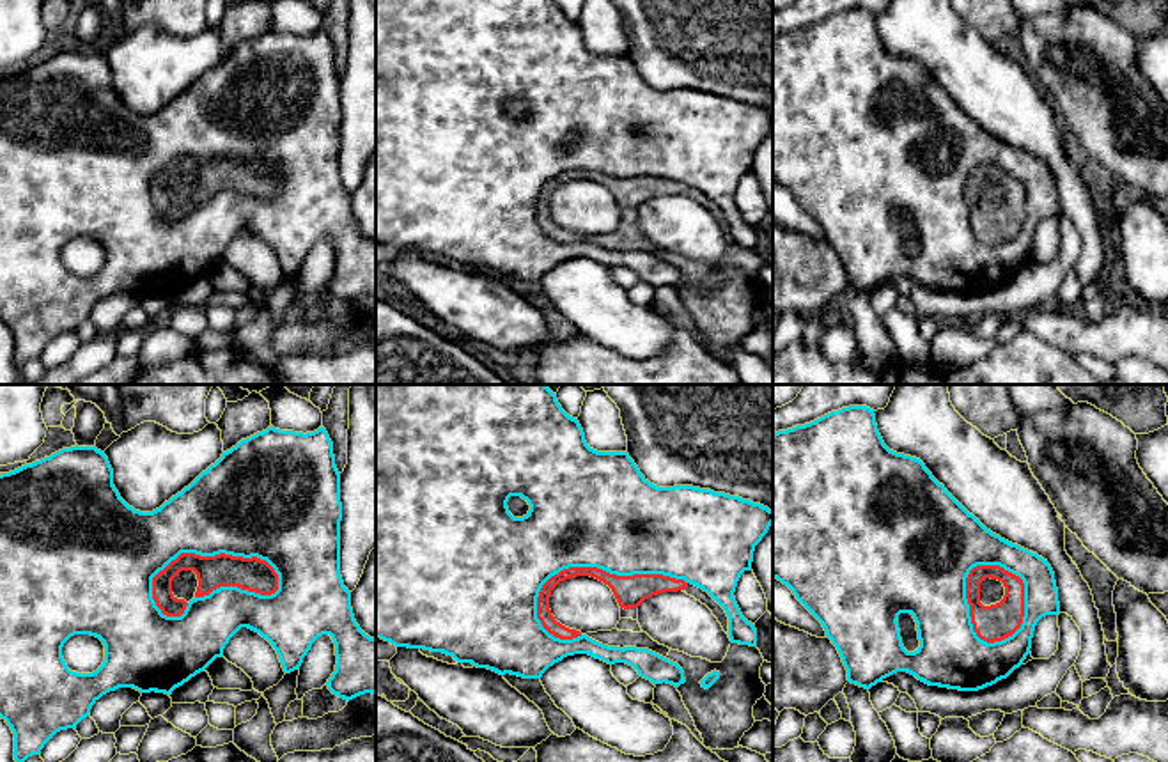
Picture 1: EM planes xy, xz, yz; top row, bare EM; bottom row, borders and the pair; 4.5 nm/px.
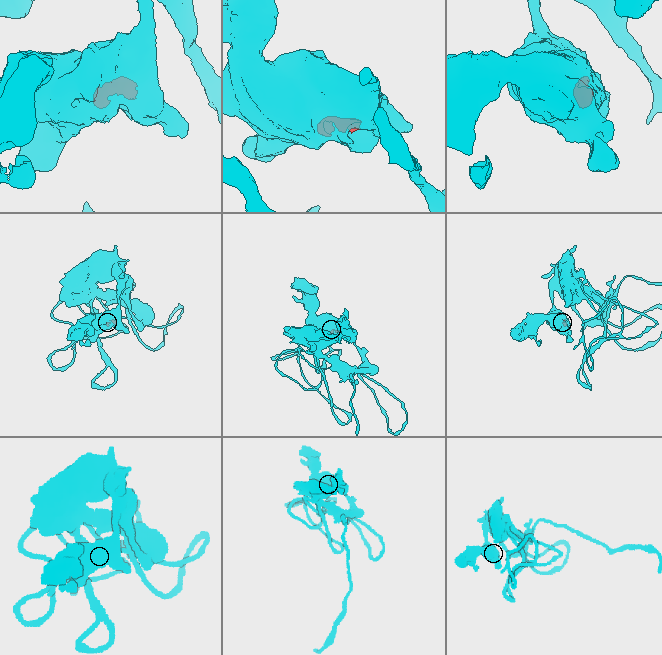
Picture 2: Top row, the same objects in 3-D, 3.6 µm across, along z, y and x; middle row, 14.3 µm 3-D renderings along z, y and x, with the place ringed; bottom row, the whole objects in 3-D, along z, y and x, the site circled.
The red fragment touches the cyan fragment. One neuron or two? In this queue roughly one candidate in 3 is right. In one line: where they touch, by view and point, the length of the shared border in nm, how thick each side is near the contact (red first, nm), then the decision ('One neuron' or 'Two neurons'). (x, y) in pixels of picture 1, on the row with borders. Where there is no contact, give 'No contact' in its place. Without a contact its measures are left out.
Touches red at xy (222, 553). Shared border 600 nm. Thickness 160 nm (red) against 460 nm. Two neurons

